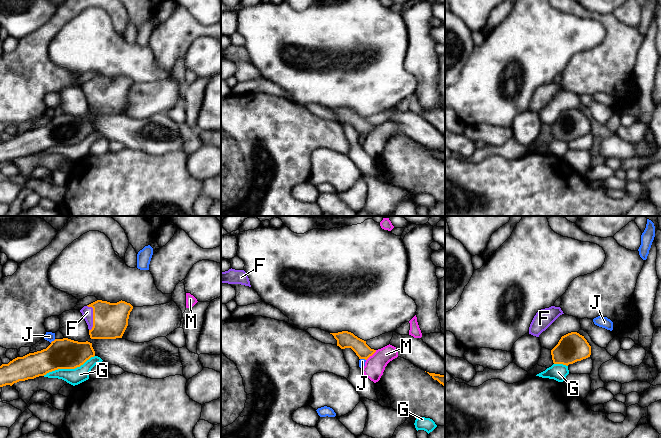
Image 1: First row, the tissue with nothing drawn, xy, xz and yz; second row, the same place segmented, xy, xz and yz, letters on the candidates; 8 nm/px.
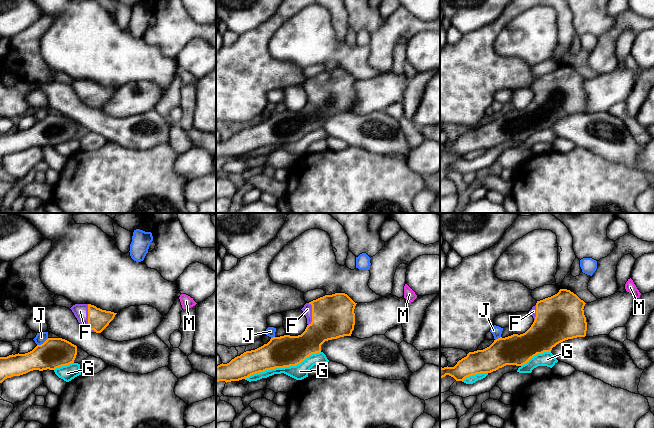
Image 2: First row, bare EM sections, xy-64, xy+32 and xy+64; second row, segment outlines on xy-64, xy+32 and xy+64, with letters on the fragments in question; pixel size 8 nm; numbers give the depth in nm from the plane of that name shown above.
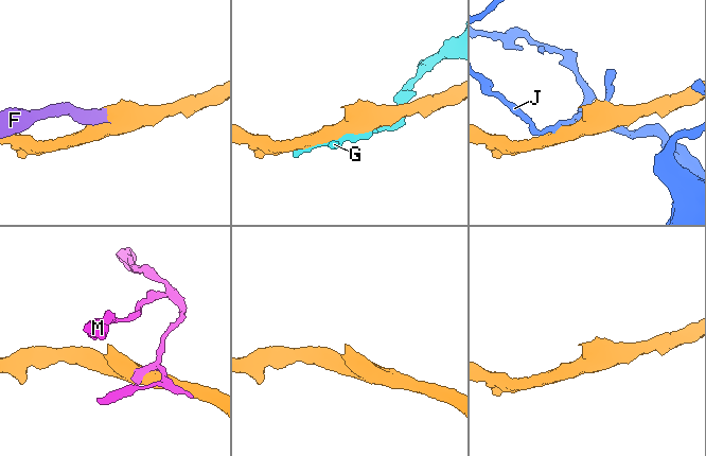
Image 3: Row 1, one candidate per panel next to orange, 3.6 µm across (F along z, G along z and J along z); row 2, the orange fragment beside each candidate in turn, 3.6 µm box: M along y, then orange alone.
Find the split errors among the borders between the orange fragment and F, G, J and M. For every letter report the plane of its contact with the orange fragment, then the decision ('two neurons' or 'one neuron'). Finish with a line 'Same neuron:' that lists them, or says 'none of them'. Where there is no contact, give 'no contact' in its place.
F: xy | one neuron
G: xy | two neurons
J: xy | two neurons
M: xz | two neurons
Same neuron: F

